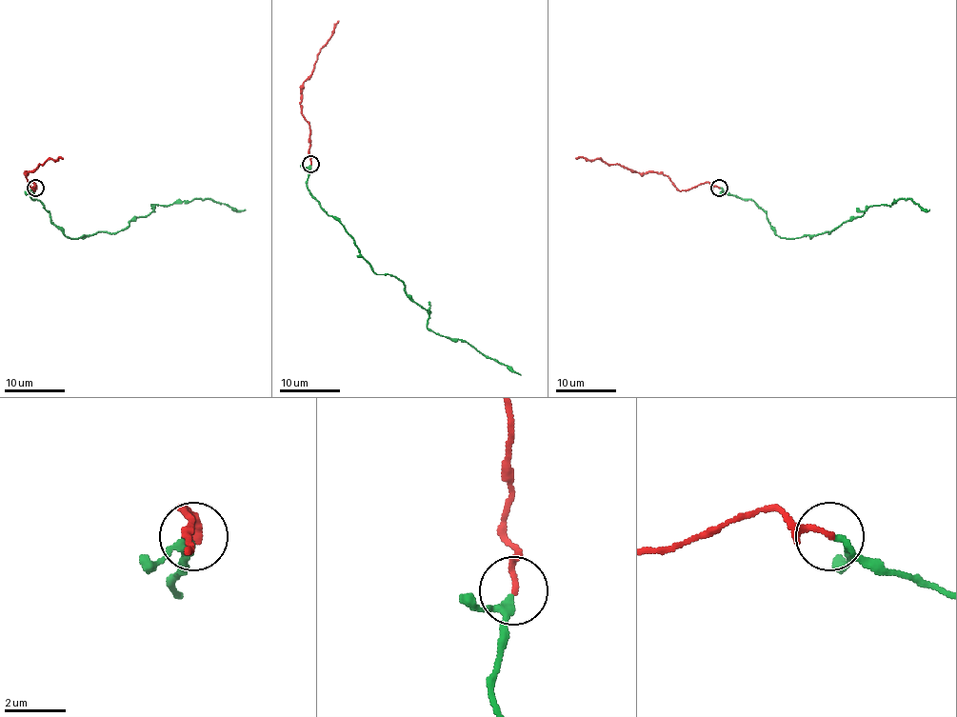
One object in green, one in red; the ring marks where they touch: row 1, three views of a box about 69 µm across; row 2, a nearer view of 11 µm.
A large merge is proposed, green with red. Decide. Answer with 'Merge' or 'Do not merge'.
Merge

